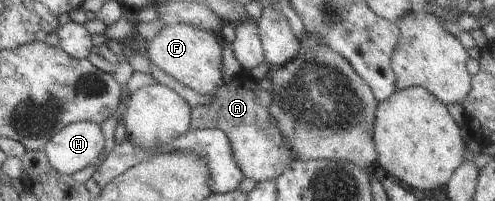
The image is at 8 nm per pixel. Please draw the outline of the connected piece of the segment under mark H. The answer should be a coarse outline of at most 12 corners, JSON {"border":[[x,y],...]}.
{"border":[[74,122],[38,150],[48,166],[71,175],[103,150],[100,126]]}

